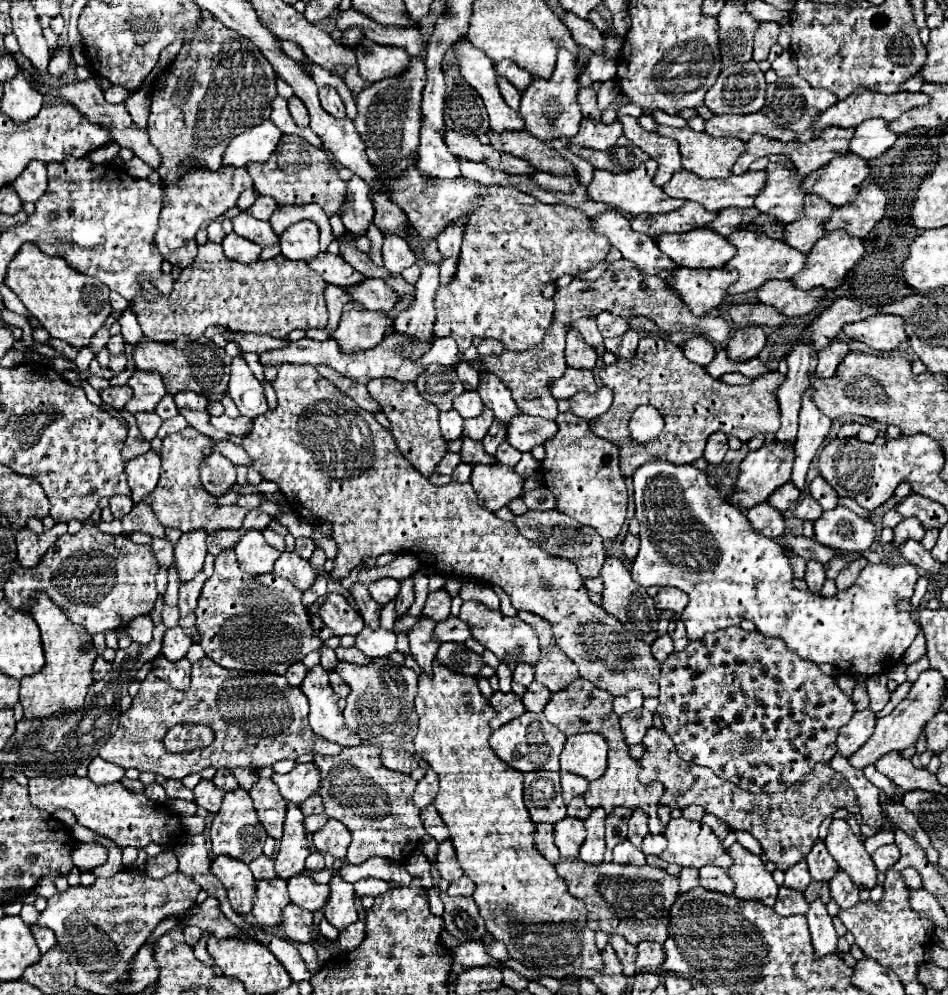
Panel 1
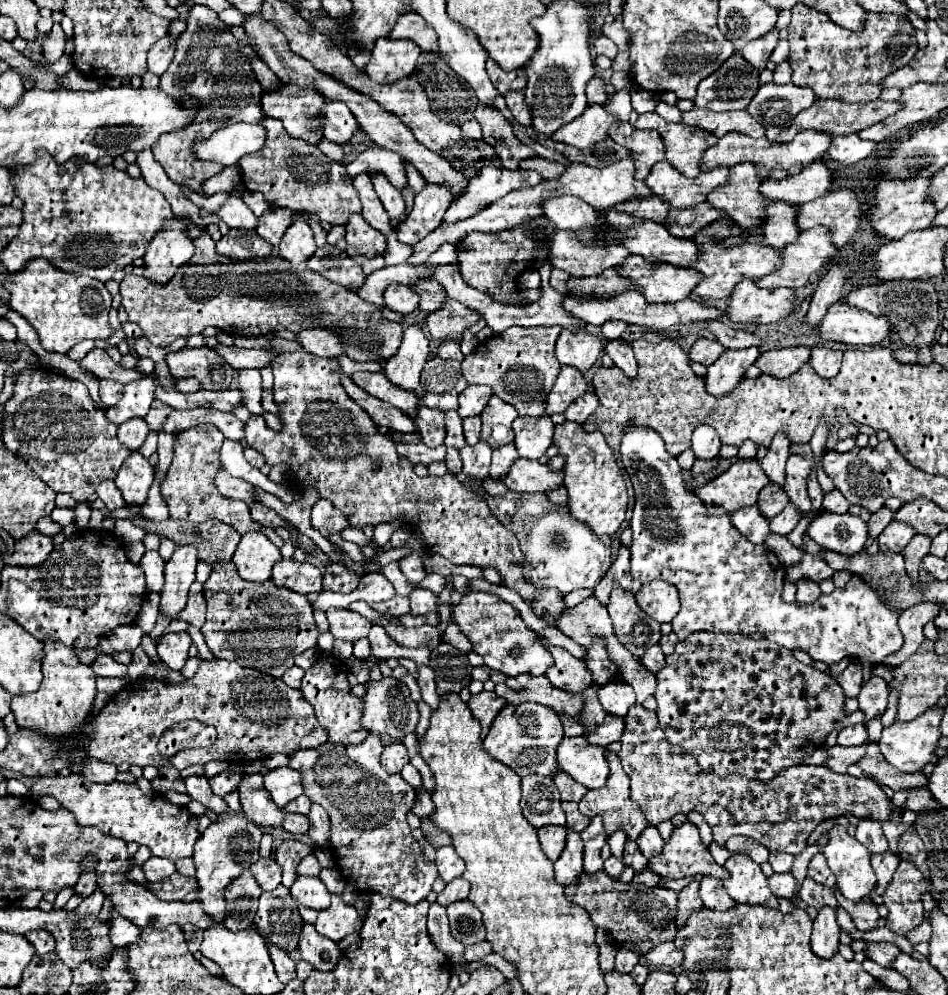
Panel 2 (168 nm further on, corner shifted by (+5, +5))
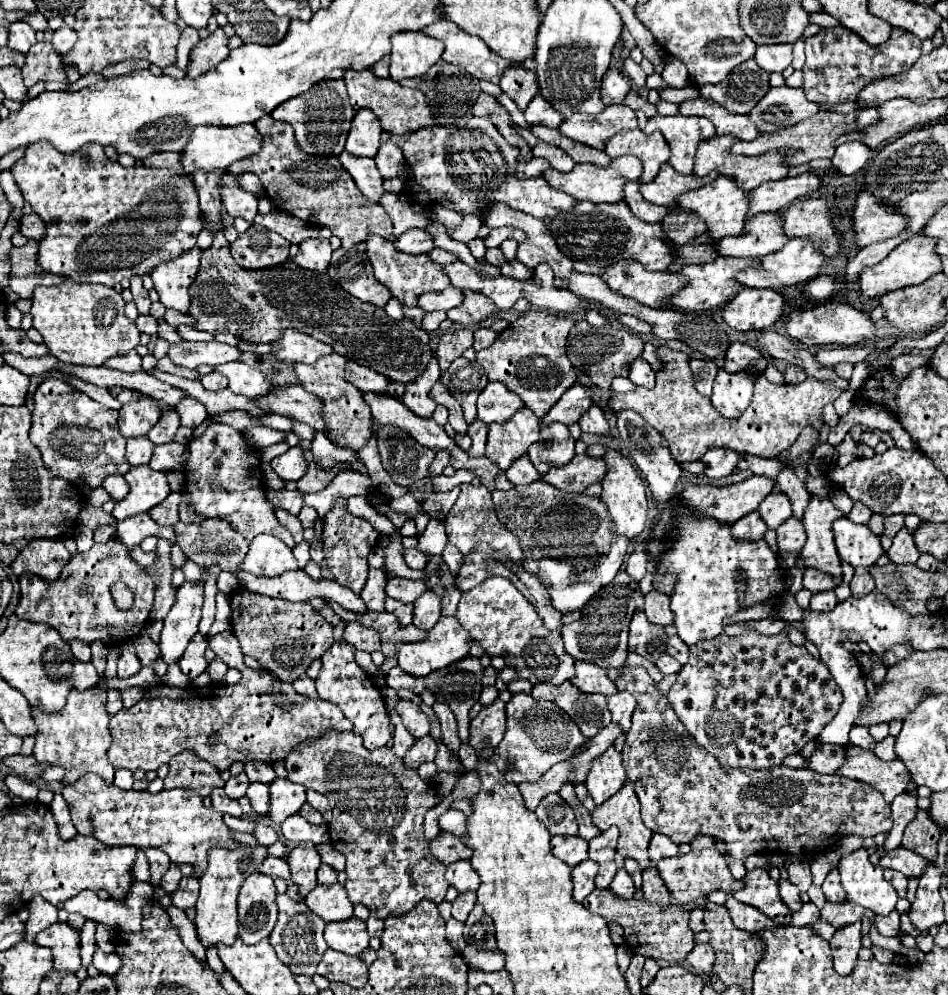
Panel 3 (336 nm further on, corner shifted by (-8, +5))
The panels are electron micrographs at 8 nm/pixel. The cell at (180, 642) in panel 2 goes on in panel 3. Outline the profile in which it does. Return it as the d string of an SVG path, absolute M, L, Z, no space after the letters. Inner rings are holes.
M196 633L196 635L190 639L190 643L188 643L184 655L180 657L178 665L180 665L182 673L188 675L190 679L196 679L196 677L198 677L200 673L204 673L204 669L208 667L206 659L204 659L206 647L208 647L206 637L204 637L202 633Z

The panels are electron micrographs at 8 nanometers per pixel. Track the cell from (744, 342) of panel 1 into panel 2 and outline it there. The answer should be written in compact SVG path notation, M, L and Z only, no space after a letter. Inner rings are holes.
M749 347L749 349L727 349L713 365L707 367L707 375L705 375L705 387L707 393L711 395L729 395L739 381L743 379L745 371L755 363L755 359L759 357L759 349L757 347Z

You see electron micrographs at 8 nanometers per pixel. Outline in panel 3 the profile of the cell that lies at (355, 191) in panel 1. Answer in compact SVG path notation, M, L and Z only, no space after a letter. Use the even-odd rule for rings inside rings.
M368 235L366 239L366 255L372 263L372 269L374 269L374 275L376 279L380 279L388 289L390 293L406 303L408 307L414 307L416 305L416 297L420 293L426 293L426 291L440 291L440 289L446 289L450 287L450 277L446 273L440 271L440 265L438 263L432 263L426 255L408 255L408 253L402 253L394 247L392 241L380 237L380 235Z

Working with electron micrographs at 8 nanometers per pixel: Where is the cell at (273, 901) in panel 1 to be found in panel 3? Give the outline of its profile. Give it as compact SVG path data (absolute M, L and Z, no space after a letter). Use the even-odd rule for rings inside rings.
M278 895L276 905L278 905L278 923L270 935L270 945L294 975L312 977L316 973L316 963L320 961L320 955L328 949L324 941L326 923L324 919L314 915L314 911L306 907L306 903L296 903L288 899L288 895Z

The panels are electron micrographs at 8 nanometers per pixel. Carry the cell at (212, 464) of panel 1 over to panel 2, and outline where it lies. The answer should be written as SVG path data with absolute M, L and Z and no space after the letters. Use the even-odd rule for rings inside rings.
M223 467L219 469L217 477L215 477L215 483L217 483L217 489L225 495L225 497L231 497L231 499L239 499L239 501L245 501L247 505L255 503L257 501L257 495L255 495L255 487L243 479L235 479L231 477Z

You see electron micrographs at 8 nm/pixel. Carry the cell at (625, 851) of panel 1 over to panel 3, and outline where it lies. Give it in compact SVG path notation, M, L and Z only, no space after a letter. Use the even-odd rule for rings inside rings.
M618 869L618 873L616 873L610 889L612 889L616 895L622 895L622 897L626 897L626 899L634 897L634 891L636 891L634 881L632 881L632 877L628 875L626 869Z

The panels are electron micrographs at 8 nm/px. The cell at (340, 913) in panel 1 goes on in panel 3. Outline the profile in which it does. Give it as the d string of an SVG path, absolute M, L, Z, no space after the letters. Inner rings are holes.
M352 917L346 921L326 923L324 939L330 949L336 949L348 955L360 955L368 947L370 935L366 931L366 921Z

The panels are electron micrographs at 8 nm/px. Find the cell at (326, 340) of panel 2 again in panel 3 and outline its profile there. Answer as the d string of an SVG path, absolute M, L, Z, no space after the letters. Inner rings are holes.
M286 331L278 341L274 341L274 349L274 357L286 363L316 363L320 357L334 351L332 347L300 331Z

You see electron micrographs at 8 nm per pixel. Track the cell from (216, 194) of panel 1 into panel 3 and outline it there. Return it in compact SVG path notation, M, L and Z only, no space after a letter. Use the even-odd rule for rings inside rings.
M192 247L190 251L178 255L176 259L160 263L152 271L154 289L158 291L160 301L166 307L172 307L180 313L188 313L188 303L190 303L188 287L192 285L198 273L200 255L202 251L198 247Z

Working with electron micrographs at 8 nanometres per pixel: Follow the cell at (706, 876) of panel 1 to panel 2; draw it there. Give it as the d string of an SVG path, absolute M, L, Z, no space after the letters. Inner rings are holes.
M703 877L701 881L701 899L705 903L707 909L715 909L715 911L729 911L731 907L735 907L737 903L723 891L723 881L715 879L715 877Z

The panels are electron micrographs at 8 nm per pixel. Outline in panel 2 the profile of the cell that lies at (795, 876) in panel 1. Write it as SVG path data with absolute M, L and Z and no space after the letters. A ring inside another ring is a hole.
M773 873L769 887L777 899L791 899L795 893L795 877L791 873Z

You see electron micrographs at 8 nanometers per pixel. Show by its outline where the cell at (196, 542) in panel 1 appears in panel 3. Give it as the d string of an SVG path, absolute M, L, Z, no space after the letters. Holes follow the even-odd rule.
M208 571L202 573L200 581L186 579L176 589L176 601L164 619L164 629L160 637L160 651L166 663L176 663L192 635L198 631L206 579Z

